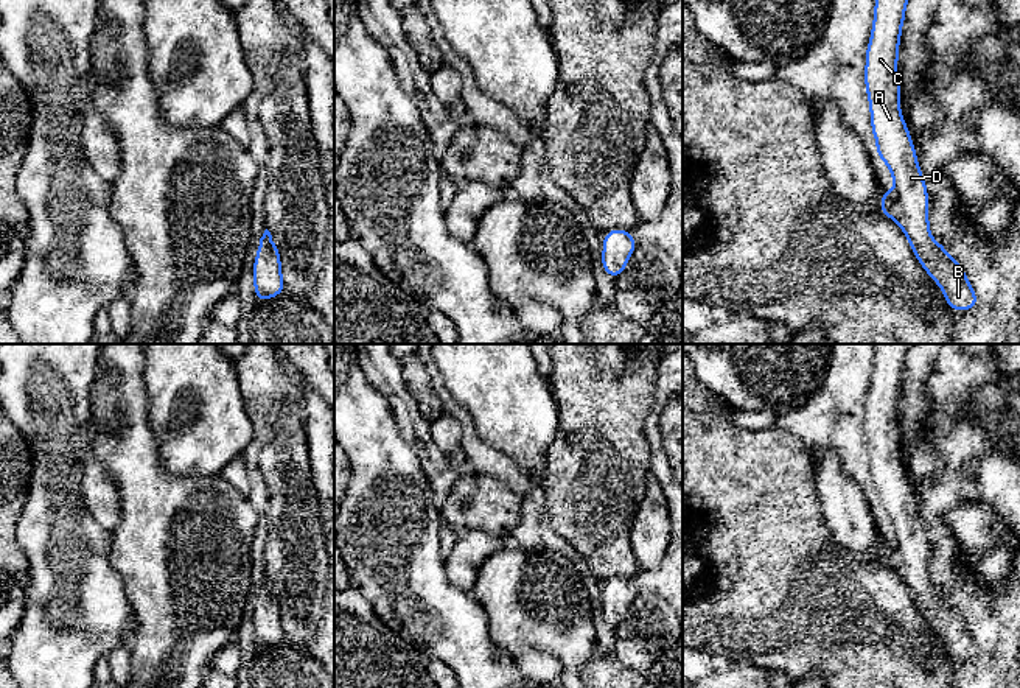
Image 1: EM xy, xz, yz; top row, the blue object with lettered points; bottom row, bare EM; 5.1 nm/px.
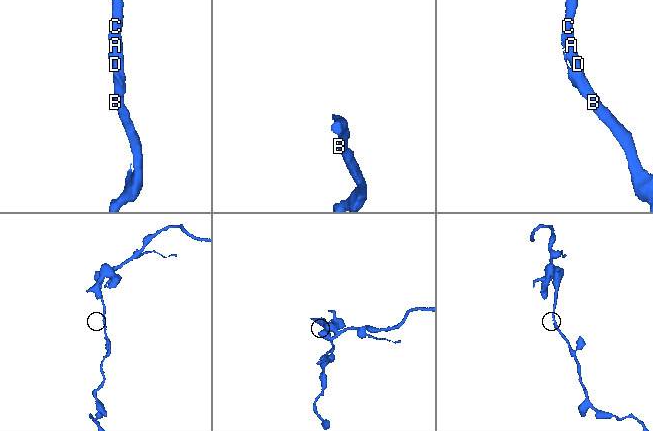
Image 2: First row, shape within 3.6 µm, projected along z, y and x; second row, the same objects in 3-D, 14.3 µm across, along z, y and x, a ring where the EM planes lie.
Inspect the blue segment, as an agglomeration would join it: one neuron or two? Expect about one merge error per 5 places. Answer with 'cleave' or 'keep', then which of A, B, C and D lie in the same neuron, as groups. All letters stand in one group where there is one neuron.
keep; groups A B C D

